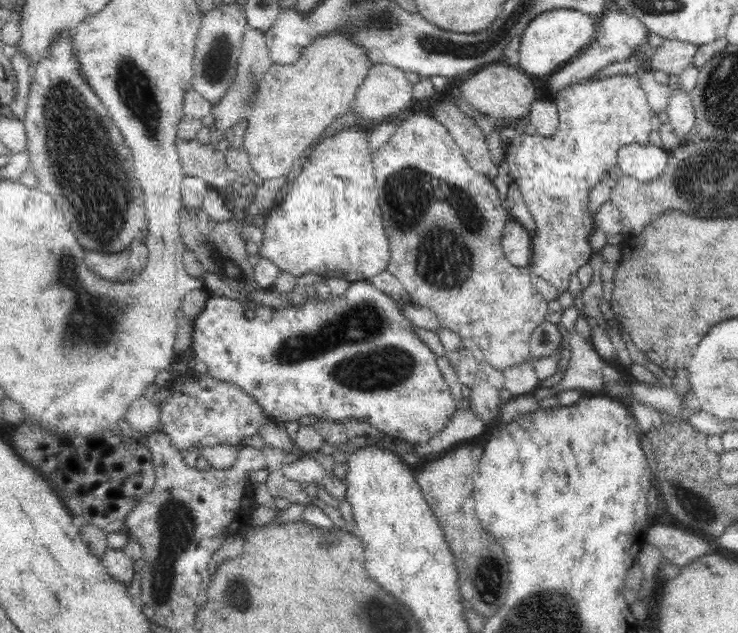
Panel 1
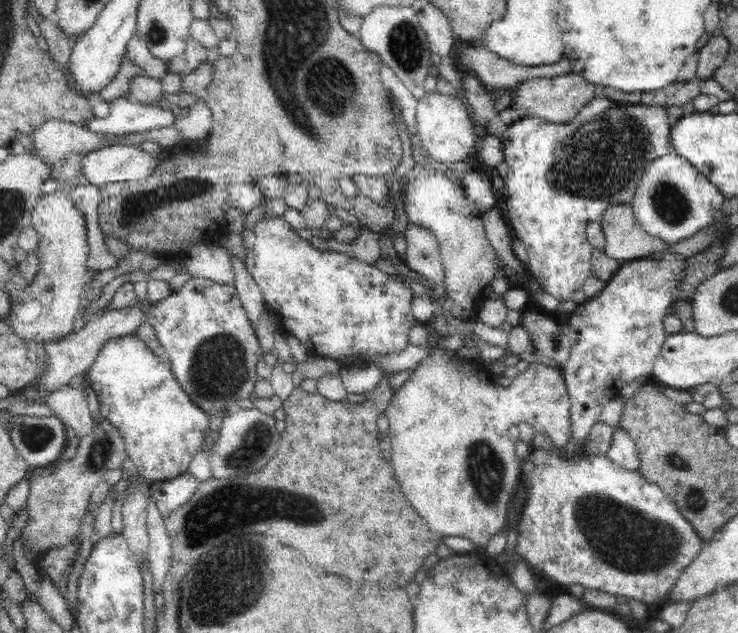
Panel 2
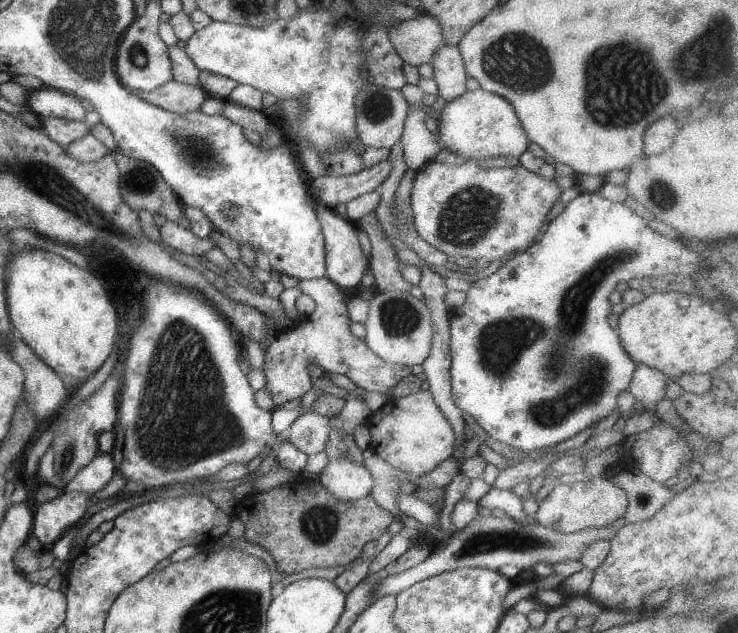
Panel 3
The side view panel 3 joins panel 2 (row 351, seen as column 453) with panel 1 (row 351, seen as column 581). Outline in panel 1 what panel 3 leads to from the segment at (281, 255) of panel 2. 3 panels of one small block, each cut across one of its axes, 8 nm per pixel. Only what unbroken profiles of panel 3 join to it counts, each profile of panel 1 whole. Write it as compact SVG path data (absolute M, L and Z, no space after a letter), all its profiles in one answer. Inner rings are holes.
M369 280L360 281L360 282L352 282L348 286L346 290L346 294L342 298L338 298L336 296L332 297L332 302L325 302L320 299L308 299L304 304L296 307L291 302L286 300L285 307L273 308L266 305L257 304L255 302L250 302L245 299L246 304L241 304L238 300L231 300L226 297L215 297L212 296L206 306L204 306L204 310L201 311L199 315L196 316L195 320L191 322L193 326L193 336L192 336L192 344L191 344L191 352L195 358L200 359L207 366L208 373L214 377L214 379L218 381L228 381L228 383L232 383L232 385L236 385L240 387L240 389L244 390L244 393L248 395L252 395L254 401L264 410L264 413L268 414L269 417L272 418L273 422L298 422L300 418L303 416L313 416L317 418L322 418L326 420L332 420L334 422L344 422L344 420L357 420L358 422L366 422L371 424L373 427L376 427L380 432L384 433L386 436L392 436L394 438L400 438L400 440L406 440L406 442L411 442L414 445L423 445L427 444L428 440L433 436L436 436L448 419L457 411L459 405L456 404L452 393L450 393L450 387L442 377L440 373L440 369L438 369L438 364L436 363L437 356L432 353L432 351L428 348L428 345L422 342L422 339L415 334L415 325L412 322L409 322L406 319L406 316L402 313L402 309L400 309L400 305L397 304L388 294L383 294L380 290L377 290L375 286L372 285L372 282Z

